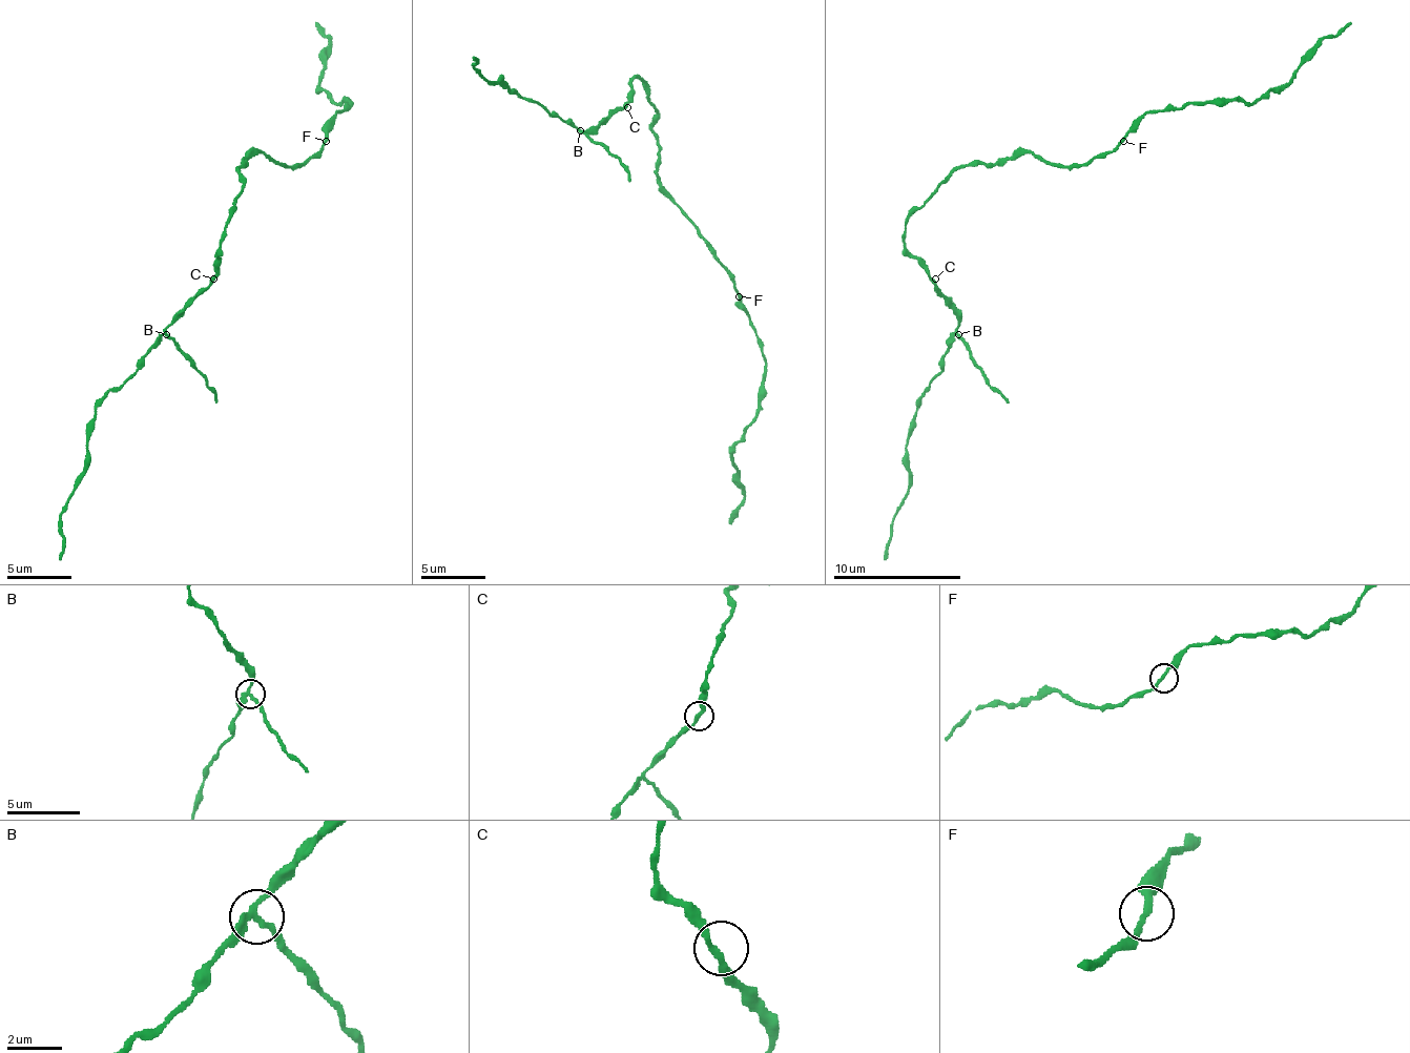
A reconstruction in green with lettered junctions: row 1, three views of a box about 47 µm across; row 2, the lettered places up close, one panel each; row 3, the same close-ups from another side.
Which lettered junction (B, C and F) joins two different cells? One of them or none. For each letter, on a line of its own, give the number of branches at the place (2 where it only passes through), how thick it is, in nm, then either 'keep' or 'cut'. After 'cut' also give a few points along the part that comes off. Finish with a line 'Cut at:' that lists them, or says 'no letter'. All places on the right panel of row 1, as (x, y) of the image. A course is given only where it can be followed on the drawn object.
B: 3 branches meet; 200 nm thick; cut; foreign part runs (957, 333), (973, 365), (1009, 404)
C: 2 branches meet; 220 nm thick; keep
F: 2 branches meet; 200 nm thick; keep
Cut at: B

